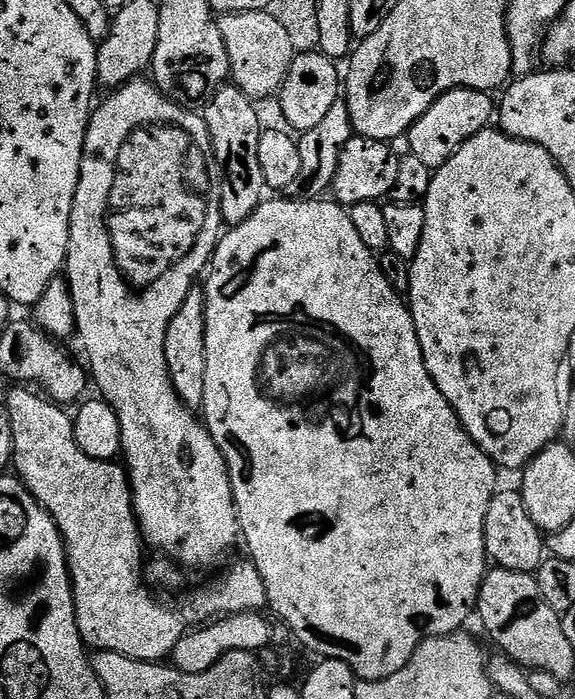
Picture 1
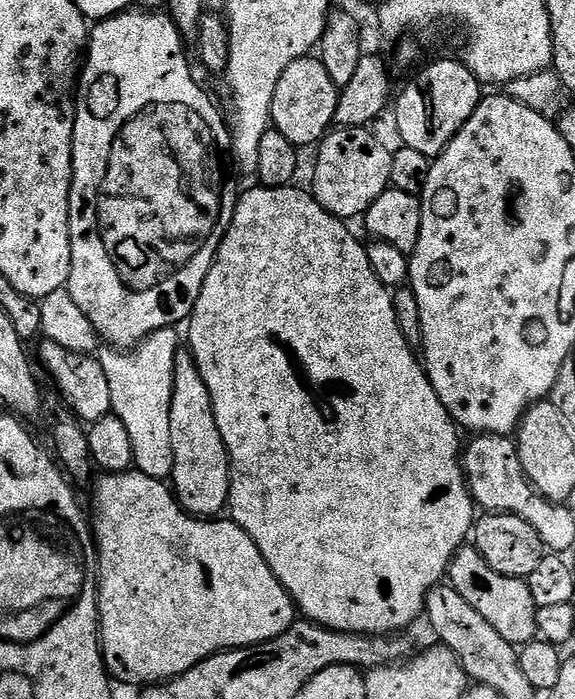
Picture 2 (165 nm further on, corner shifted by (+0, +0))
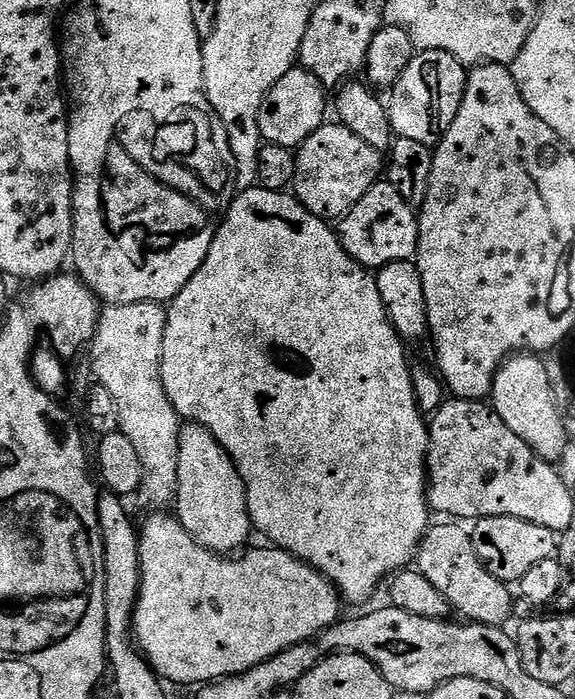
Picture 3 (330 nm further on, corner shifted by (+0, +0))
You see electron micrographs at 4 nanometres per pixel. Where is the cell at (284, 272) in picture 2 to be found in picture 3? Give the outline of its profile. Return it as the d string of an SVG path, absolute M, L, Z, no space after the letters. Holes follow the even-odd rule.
M253 186L243 189L233 199L232 205L228 207L228 212L220 222L220 229L214 234L214 242L210 246L210 254L206 254L206 262L202 262L198 274L194 274L190 278L190 282L186 282L186 286L182 286L180 293L167 305L166 311L168 313L168 321L166 322L166 330L162 334L162 356L160 358L160 373L162 374L162 386L166 390L166 398L170 398L174 410L181 418L191 418L195 423L203 424L204 428L210 430L210 434L214 434L216 441L230 454L230 458L242 478L244 489L248 492L248 516L252 519L253 529L257 533L260 531L268 539L265 541L269 545L281 548L284 552L290 553L291 556L297 556L299 560L305 560L311 568L319 570L336 587L336 591L340 593L347 603L348 600L352 604L366 603L375 594L376 587L380 583L381 587L392 575L407 569L415 561L416 551L420 549L420 541L423 540L430 527L430 519L428 520L430 509L428 506L427 469L429 421L418 410L418 402L414 398L410 359L408 360L407 354L404 353L406 344L396 333L392 323L388 321L386 306L382 306L382 294L378 294L375 275L354 258L350 258L350 254L346 254L346 250L340 245L337 229L329 221L310 214L310 210L306 210L306 206L302 206L295 195L289 194L287 191L275 192L274 190Z

